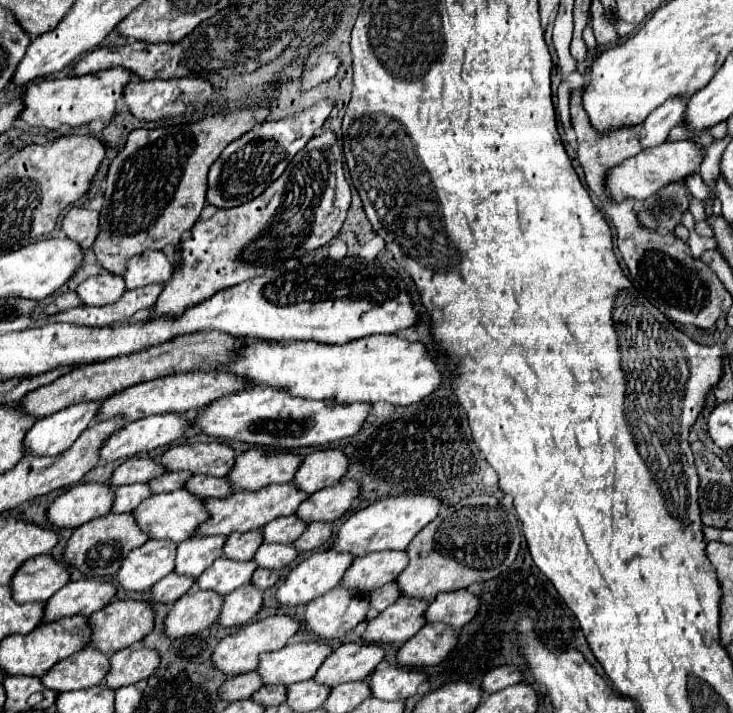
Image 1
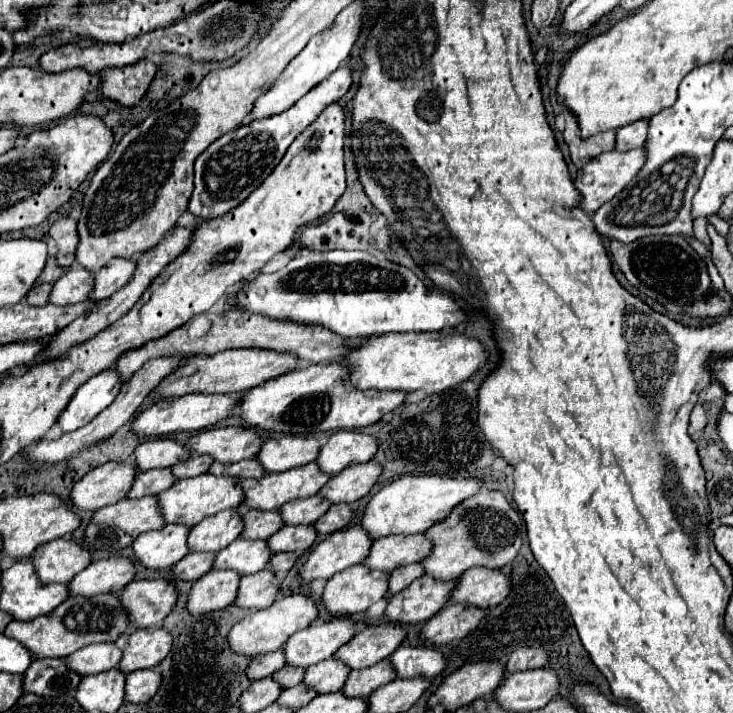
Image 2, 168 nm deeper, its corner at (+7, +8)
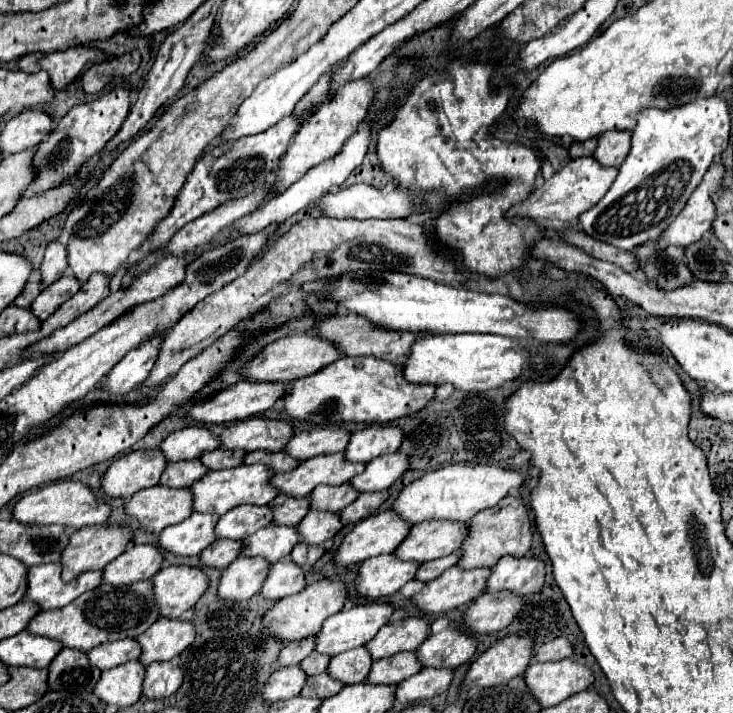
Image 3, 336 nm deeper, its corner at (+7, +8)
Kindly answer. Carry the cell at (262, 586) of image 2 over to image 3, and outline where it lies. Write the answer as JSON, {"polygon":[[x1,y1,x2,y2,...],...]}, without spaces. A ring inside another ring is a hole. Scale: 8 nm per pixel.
{"polygon":[[290,558,278,560,270,566,268,576,260,588,260,596,266,600,280,600,292,596,304,588,304,570,290,562]]}

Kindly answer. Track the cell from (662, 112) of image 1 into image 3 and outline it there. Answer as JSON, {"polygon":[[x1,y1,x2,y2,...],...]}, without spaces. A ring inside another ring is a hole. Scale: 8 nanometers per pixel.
{"polygon":[[616,130,606,132,598,138,598,148,594,158,600,160,604,166,620,166,632,148,632,132]]}

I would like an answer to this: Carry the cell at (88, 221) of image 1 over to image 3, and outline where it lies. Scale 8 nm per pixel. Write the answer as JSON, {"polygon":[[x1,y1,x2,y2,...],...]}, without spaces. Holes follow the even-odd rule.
{"polygon":[[52,240,46,248,44,262,40,266,42,270,42,284,52,284,56,282,68,268,68,250,60,240]]}

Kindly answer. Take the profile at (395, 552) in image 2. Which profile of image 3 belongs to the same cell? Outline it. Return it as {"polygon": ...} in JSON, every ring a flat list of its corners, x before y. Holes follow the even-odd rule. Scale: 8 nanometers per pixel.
{"polygon":[[424,522,410,528,408,536,394,550,400,560,428,562,456,552,464,540,464,522]]}

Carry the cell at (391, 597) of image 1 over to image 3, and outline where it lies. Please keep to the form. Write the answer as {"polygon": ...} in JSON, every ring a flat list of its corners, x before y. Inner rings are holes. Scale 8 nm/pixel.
{"polygon":[[450,554,450,556,444,556,444,558,436,558,436,560,424,562,424,564,420,564,420,568,416,572,416,580,428,582,428,580,440,576,440,572,444,572,446,568,454,566,456,560,458,560,458,554]]}

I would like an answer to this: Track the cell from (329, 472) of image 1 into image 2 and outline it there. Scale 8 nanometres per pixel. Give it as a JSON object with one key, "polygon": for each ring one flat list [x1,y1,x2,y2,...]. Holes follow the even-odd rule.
{"polygon":[[340,430,330,436,330,440,322,446,318,464,322,472,326,474,338,474,340,470,368,462,376,454,376,438,360,432,350,432,350,430]]}

